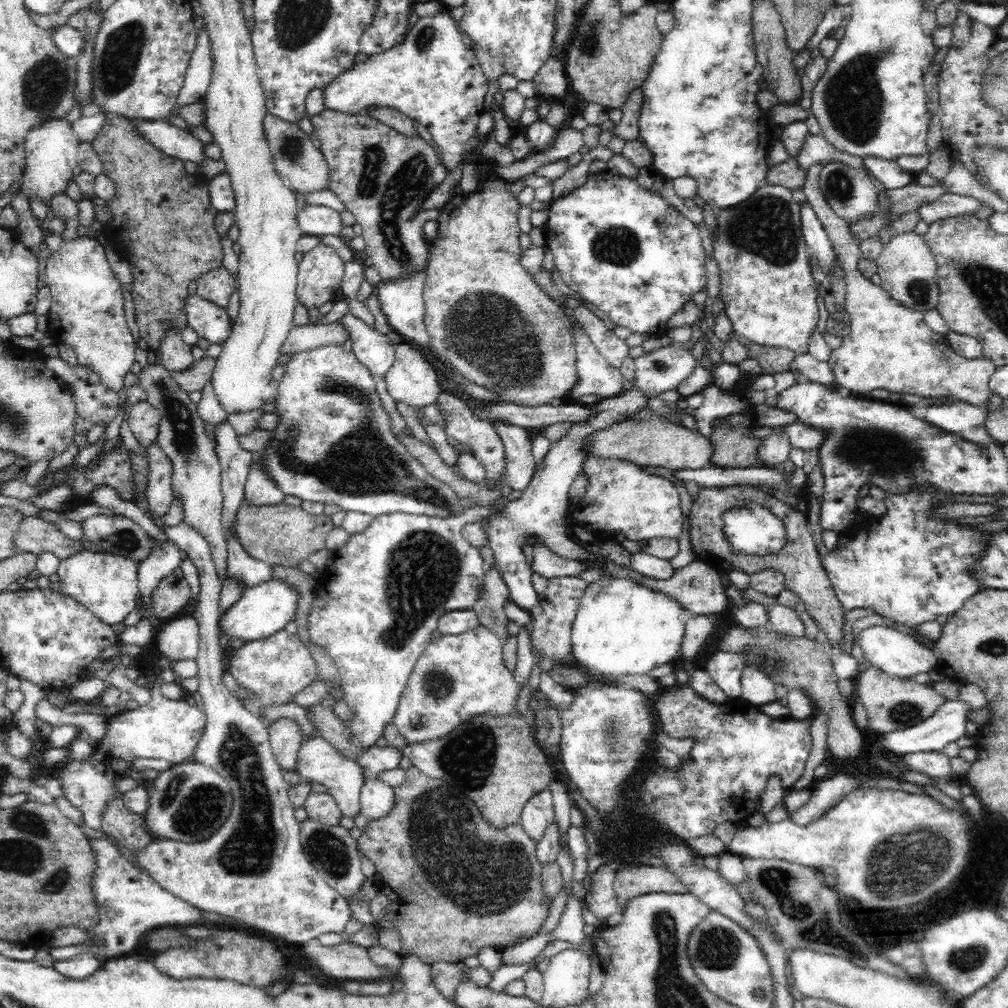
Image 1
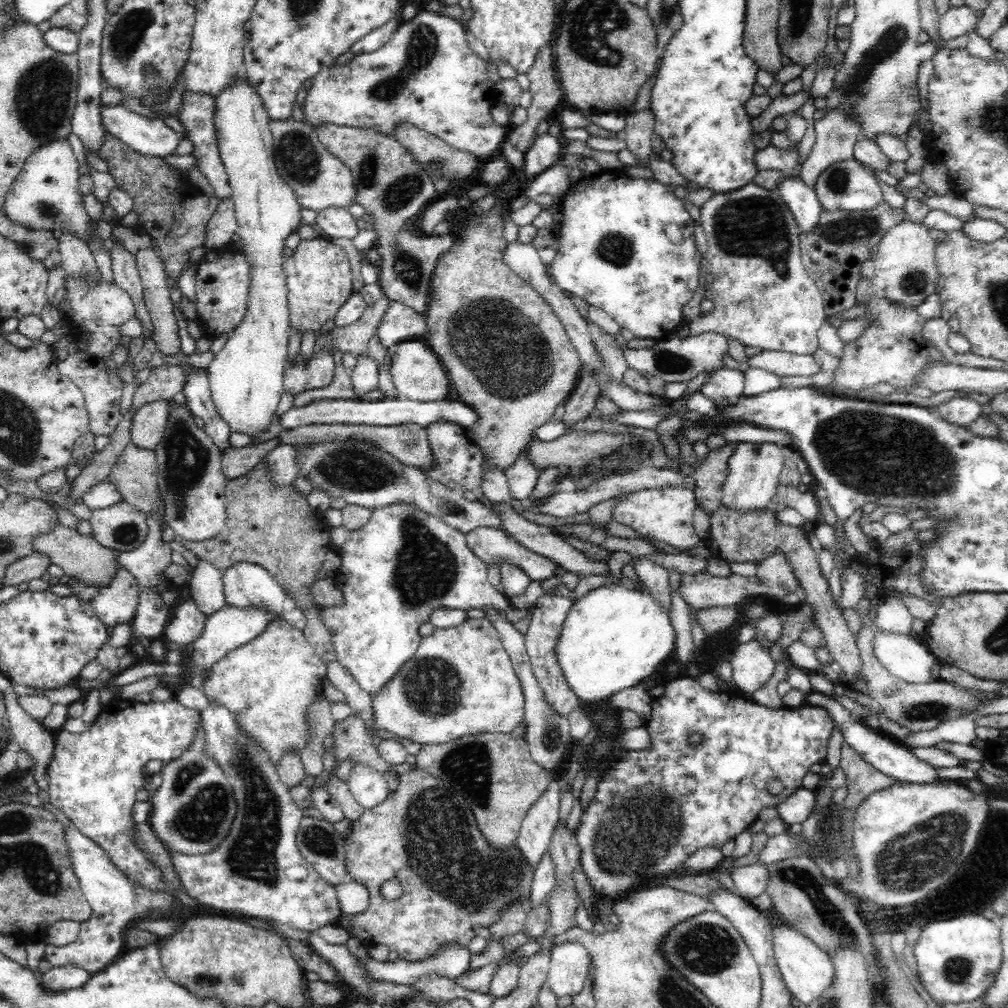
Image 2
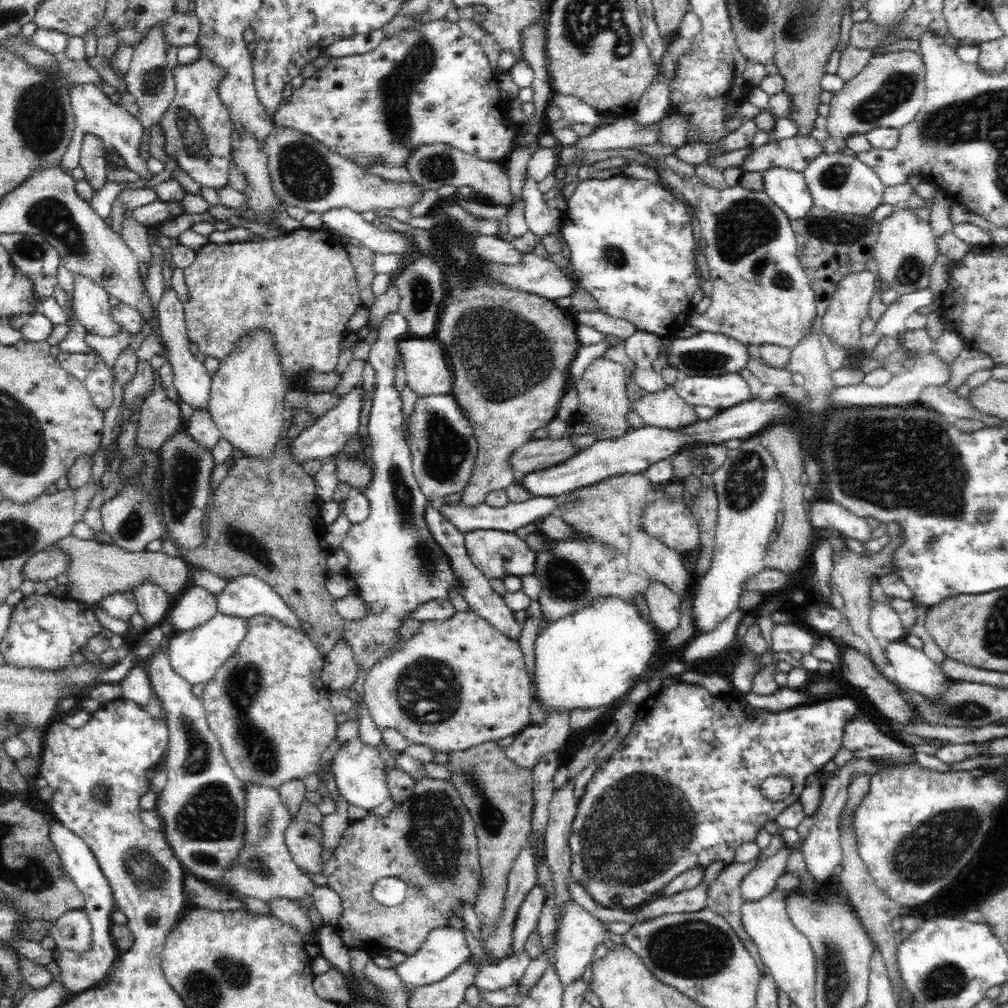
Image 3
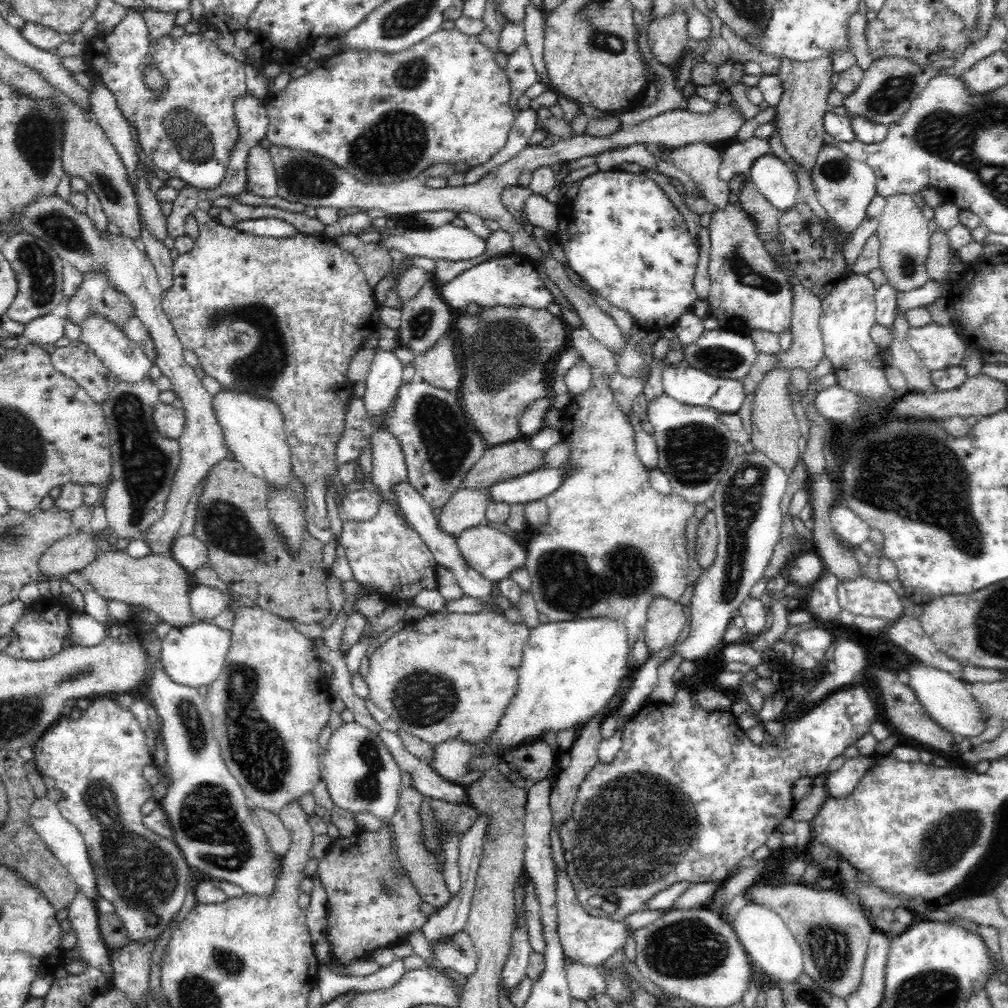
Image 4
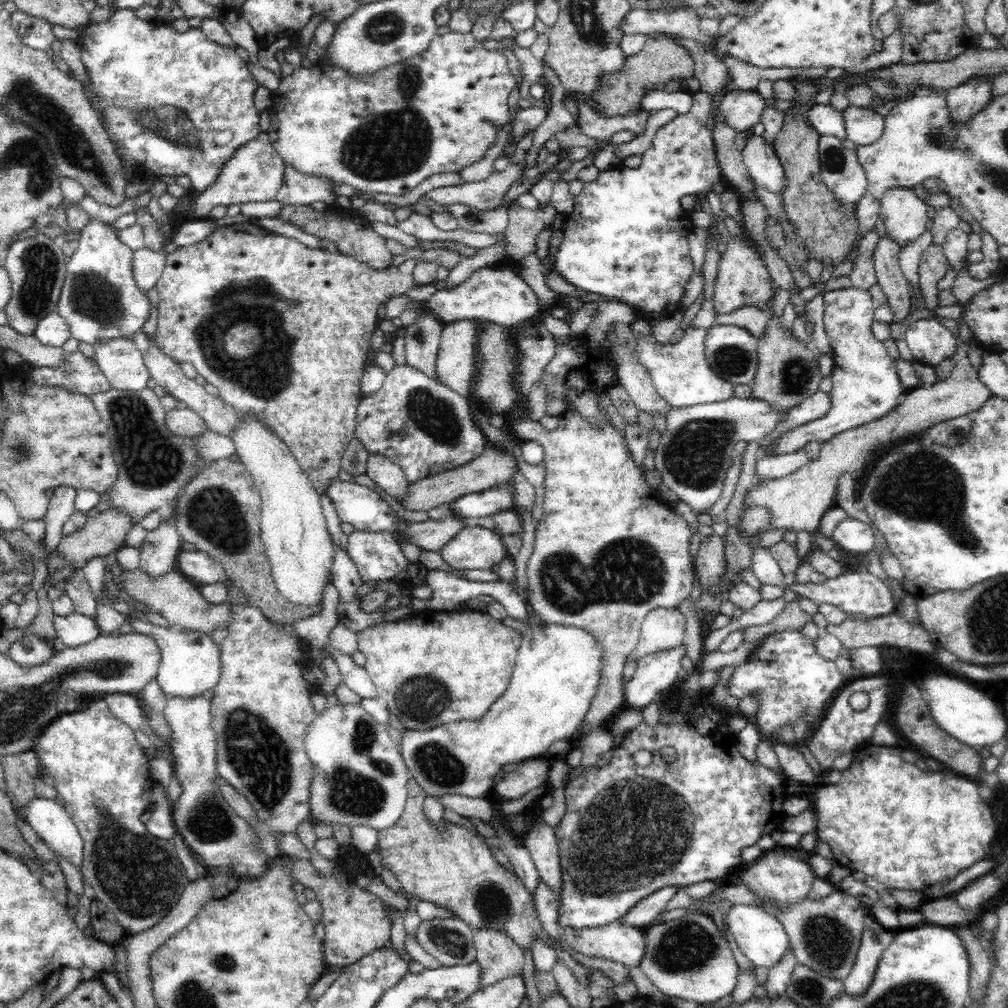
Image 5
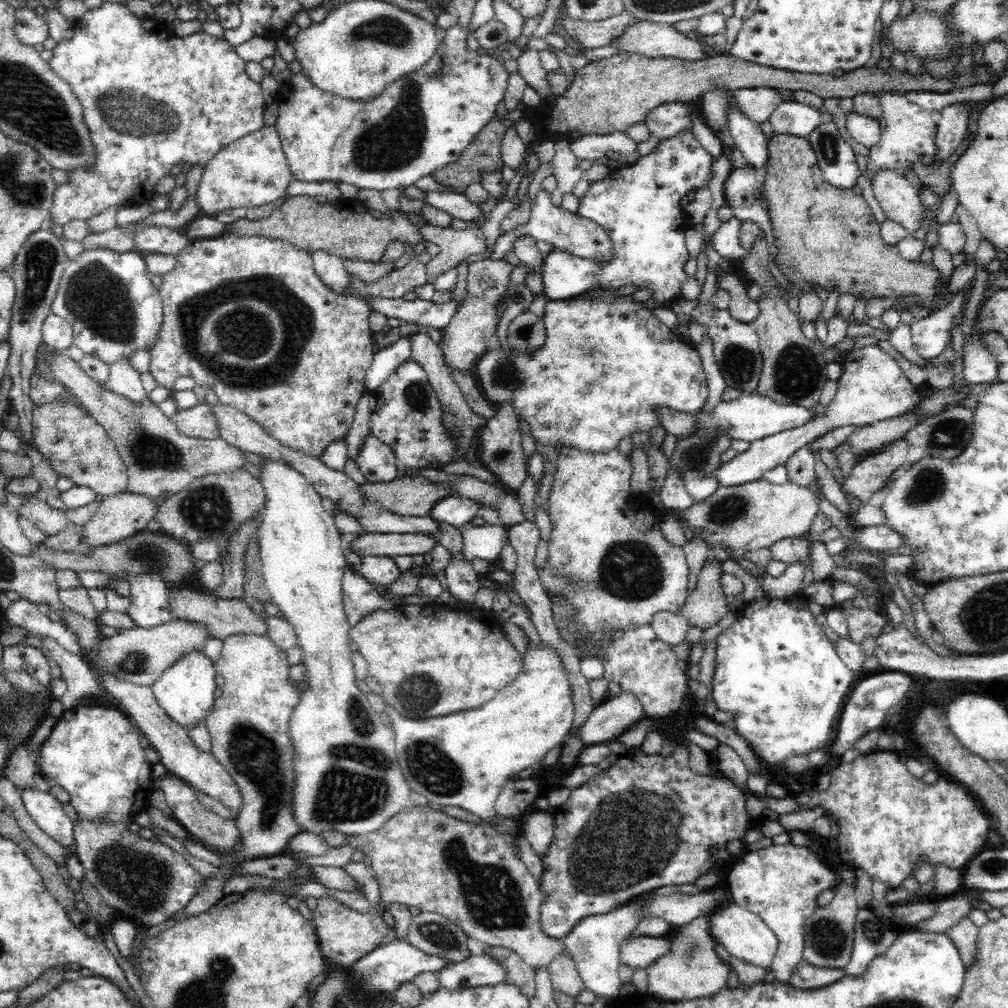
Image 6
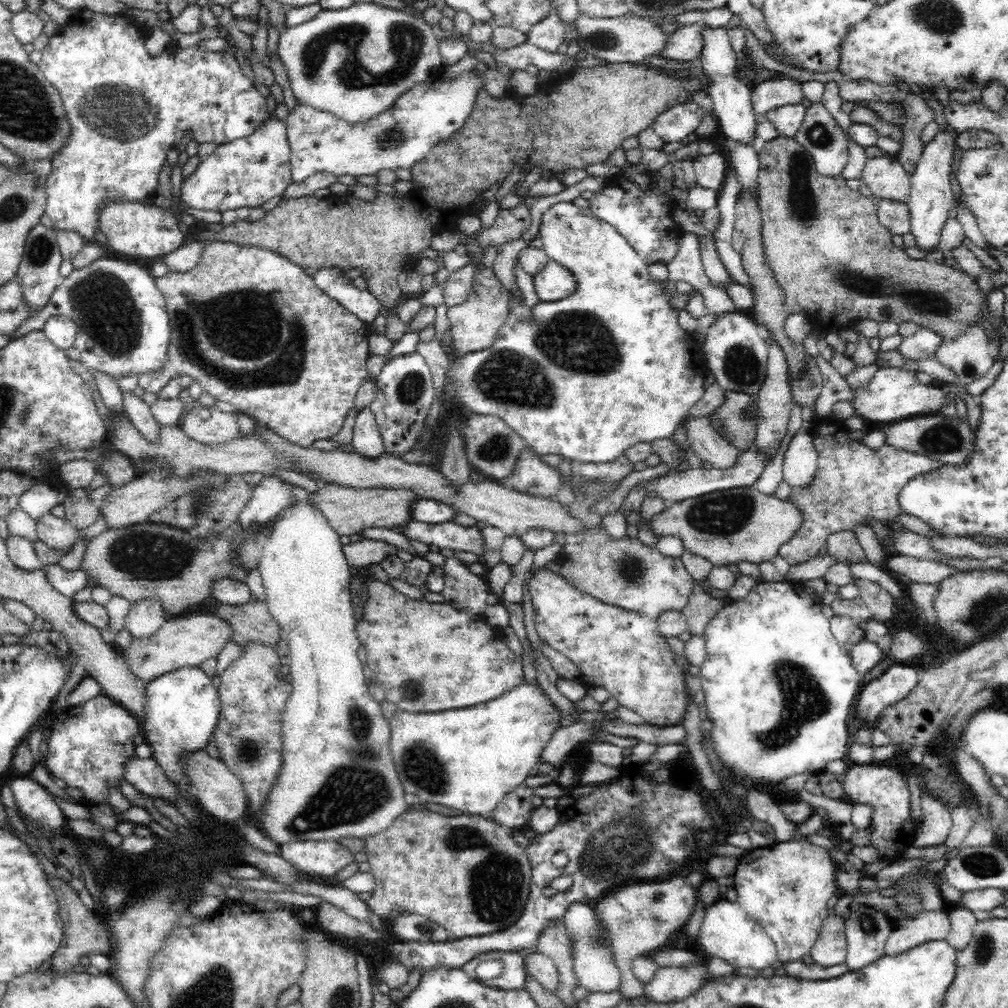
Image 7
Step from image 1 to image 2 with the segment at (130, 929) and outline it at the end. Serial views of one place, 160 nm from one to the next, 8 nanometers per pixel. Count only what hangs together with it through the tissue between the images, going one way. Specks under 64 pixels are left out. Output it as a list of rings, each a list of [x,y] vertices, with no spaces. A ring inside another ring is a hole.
[[[64,827],[63,832],[70,850],[72,868],[75,869],[83,896],[91,907],[91,915],[81,923],[80,934],[74,942],[66,947],[47,944],[44,958],[54,967],[80,967],[88,971],[88,975],[94,976],[127,953],[124,948],[124,930],[142,918],[153,917],[170,909],[173,895],[160,891],[153,893],[150,889],[129,881],[123,872],[112,865],[102,848],[76,828]]]

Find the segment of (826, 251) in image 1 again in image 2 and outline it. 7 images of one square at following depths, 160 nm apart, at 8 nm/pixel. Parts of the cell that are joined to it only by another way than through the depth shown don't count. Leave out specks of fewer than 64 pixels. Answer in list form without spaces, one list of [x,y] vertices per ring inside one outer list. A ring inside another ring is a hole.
[[[783,176],[778,180],[776,188],[780,198],[791,209],[792,216],[797,222],[800,232],[812,230],[812,226],[818,224],[822,208],[818,202],[816,193],[810,185],[806,184],[799,176]]]

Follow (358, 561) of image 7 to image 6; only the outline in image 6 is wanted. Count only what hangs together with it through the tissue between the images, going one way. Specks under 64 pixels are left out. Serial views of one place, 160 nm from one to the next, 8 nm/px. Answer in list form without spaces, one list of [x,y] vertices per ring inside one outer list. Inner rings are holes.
[[[367,533],[352,540],[348,544],[348,548],[359,557],[364,557],[366,554],[394,557],[423,555],[426,552],[431,552],[434,545],[436,545],[436,540],[422,533],[405,535]]]

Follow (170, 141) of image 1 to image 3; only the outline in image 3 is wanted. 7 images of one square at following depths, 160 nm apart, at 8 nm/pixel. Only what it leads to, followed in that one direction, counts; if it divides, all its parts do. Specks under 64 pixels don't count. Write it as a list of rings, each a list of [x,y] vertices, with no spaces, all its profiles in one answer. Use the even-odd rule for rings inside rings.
[[[76,84],[68,91],[68,99],[71,100],[71,107],[75,116],[75,129],[61,162],[64,170],[71,173],[72,170],[78,168],[84,135],[94,135],[102,139],[110,149],[118,152],[118,156],[122,157],[122,162],[125,162],[125,167],[128,170],[132,170],[132,172],[136,172],[142,177],[150,176],[144,161],[138,155],[138,150],[142,148],[142,140],[144,140],[144,135],[142,135],[144,131],[142,131],[142,125],[140,125],[138,117],[130,115],[117,103],[113,104],[108,96],[104,94],[102,88],[96,84]]]

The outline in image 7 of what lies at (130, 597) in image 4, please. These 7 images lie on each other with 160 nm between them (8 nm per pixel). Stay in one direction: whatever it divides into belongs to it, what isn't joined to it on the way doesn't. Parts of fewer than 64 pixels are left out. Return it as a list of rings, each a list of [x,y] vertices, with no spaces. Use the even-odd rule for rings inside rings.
[[[254,600],[243,605],[222,604],[214,614],[229,624],[233,630],[230,639],[241,646],[260,642],[275,648],[280,640],[281,628],[265,600]]]

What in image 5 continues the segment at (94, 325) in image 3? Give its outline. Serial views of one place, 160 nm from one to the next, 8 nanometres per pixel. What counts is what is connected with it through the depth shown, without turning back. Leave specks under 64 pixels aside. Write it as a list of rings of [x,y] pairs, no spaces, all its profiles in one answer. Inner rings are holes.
[[[114,340],[96,344],[96,362],[111,388],[139,391],[147,387],[149,372],[141,352],[131,340]]]

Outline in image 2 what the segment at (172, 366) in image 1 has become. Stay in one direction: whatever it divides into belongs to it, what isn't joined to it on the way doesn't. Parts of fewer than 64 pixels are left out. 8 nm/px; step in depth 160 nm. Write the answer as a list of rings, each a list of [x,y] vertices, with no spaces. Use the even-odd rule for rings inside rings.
[[[139,248],[134,256],[143,286],[143,302],[154,324],[153,339],[157,345],[157,351],[162,352],[165,356],[176,355],[181,350],[181,343],[178,339],[178,324],[172,310],[173,302],[170,298],[170,286],[165,275],[164,263],[161,262],[161,258],[156,254],[156,251],[148,248]]]

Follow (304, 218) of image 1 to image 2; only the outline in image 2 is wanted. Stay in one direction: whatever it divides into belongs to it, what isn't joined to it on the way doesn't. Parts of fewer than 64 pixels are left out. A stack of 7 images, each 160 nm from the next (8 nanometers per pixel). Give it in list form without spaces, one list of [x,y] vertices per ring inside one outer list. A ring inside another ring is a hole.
[[[325,208],[318,213],[315,227],[328,238],[350,238],[354,240],[362,229],[358,229],[357,218],[347,208]]]

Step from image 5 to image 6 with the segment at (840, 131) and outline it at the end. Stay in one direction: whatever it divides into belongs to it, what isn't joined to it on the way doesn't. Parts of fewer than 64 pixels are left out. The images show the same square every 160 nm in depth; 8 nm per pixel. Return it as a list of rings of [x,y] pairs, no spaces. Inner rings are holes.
[[[784,101],[776,110],[773,110],[769,121],[773,126],[774,134],[789,134],[797,137],[806,137],[808,132],[812,132],[814,126],[819,124],[822,119],[830,119],[825,111],[824,114],[820,116],[820,113],[818,113],[814,107],[796,101]]]

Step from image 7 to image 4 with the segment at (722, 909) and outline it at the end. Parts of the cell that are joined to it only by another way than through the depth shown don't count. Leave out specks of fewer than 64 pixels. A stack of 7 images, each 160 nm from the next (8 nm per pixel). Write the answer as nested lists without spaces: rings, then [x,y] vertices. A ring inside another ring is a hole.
[[[746,904],[733,920],[732,929],[743,944],[749,960],[760,966],[773,979],[783,983],[794,983],[803,972],[802,951],[790,929],[770,909],[763,905]]]

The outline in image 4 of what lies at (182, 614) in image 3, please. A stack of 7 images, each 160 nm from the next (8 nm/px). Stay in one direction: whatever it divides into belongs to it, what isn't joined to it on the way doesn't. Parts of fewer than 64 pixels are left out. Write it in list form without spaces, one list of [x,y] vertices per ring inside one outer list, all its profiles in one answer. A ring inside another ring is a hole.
[[[199,584],[189,594],[190,608],[201,622],[212,620],[227,606],[227,598],[219,589]]]

